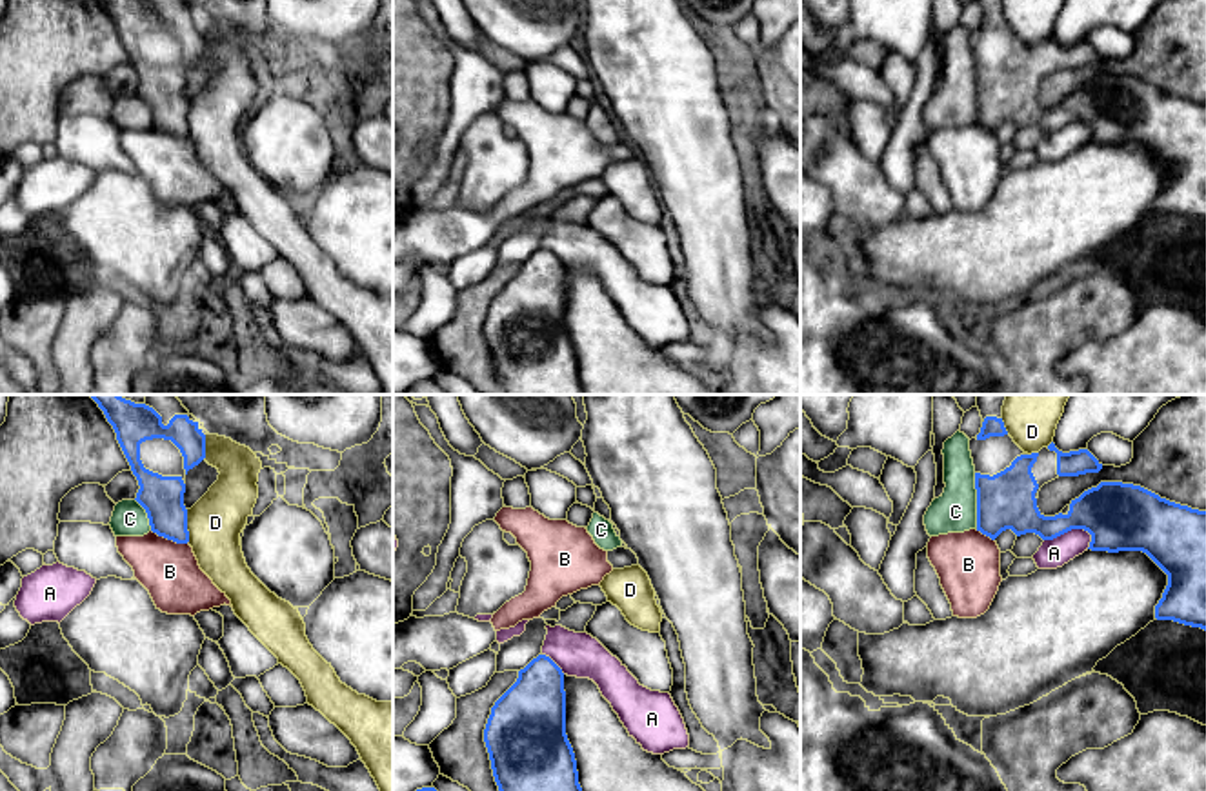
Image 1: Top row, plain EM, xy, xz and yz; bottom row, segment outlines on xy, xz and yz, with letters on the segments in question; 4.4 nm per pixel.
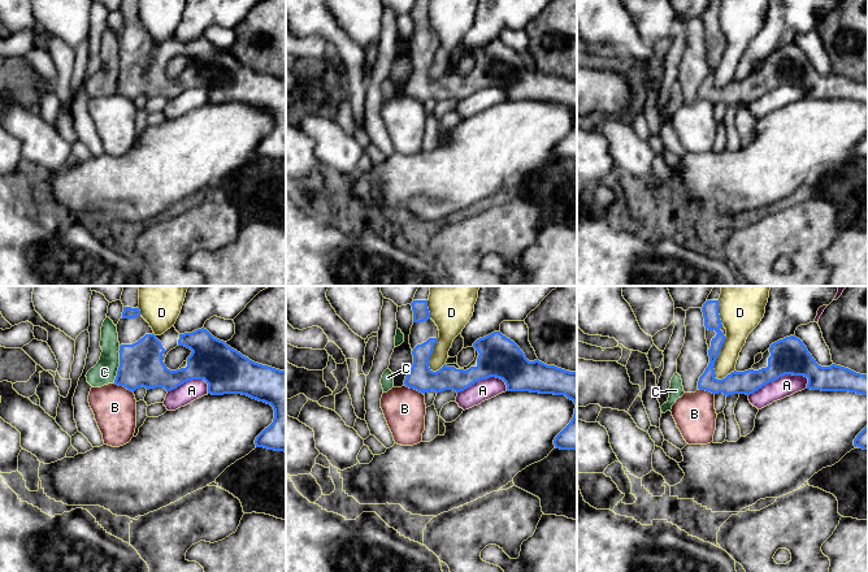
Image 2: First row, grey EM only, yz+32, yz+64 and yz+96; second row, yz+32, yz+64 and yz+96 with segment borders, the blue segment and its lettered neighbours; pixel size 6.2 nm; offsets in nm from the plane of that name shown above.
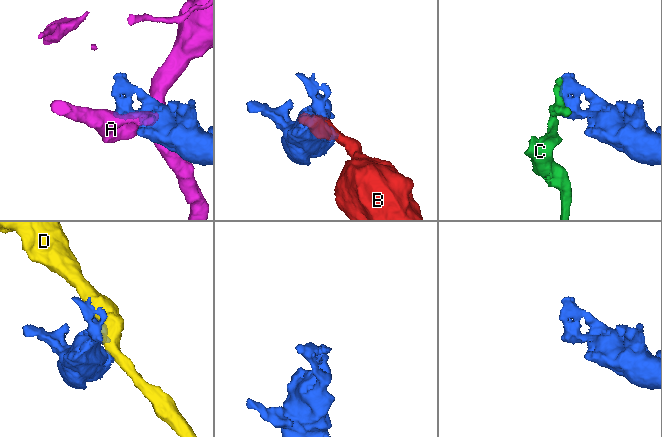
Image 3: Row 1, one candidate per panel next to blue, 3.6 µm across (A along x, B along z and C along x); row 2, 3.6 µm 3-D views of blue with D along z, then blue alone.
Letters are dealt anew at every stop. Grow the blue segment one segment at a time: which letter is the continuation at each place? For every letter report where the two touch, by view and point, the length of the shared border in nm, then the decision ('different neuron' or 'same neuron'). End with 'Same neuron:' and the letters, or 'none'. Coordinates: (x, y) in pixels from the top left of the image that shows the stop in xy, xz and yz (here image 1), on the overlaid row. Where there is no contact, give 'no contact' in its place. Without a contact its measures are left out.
A: meets blue in yz at (1068, 530); contact 220 nm long; different neuron
B: meets blue in xy at (170, 539); contact 180 nm long; different neuron
C: meets blue in yz at (977, 500); contact 240 nm long; different neuron
D: meets blue in xy at (186, 526); contact 140 nm long; different neuron
Same neuron: none

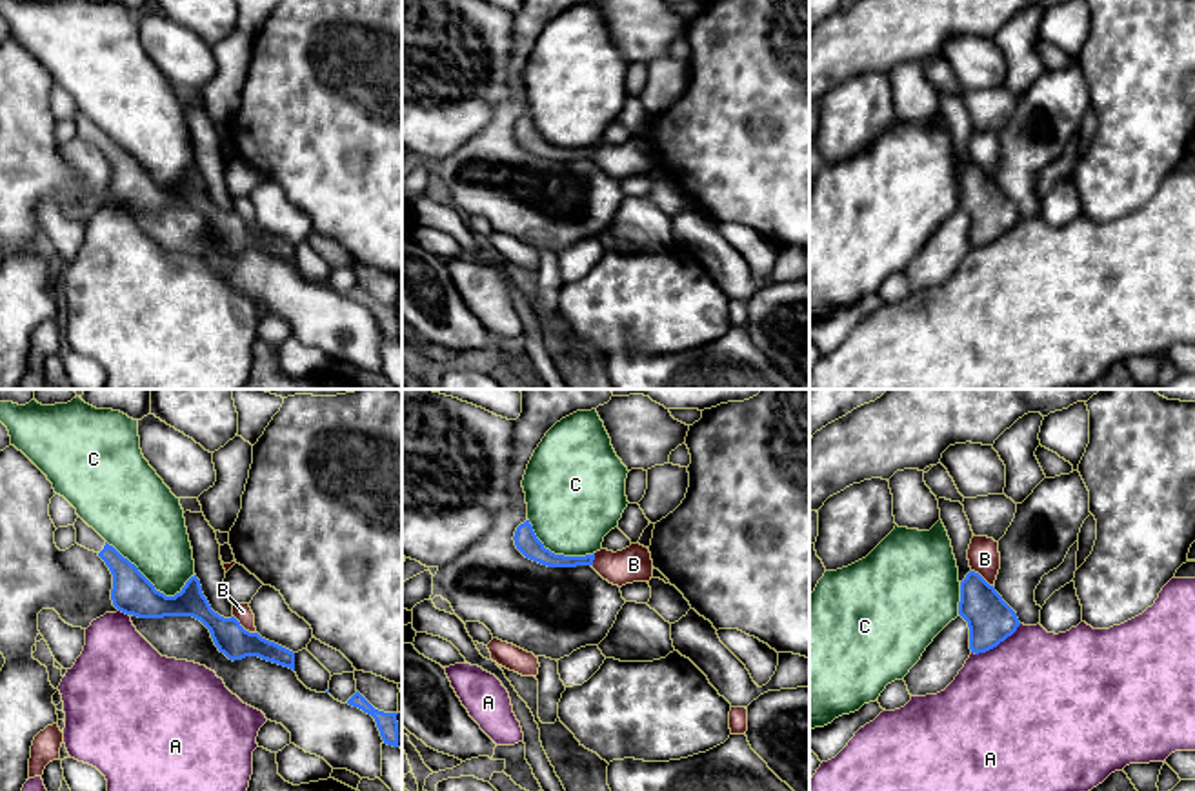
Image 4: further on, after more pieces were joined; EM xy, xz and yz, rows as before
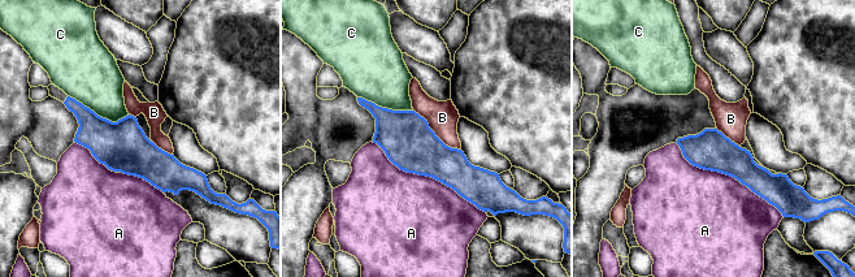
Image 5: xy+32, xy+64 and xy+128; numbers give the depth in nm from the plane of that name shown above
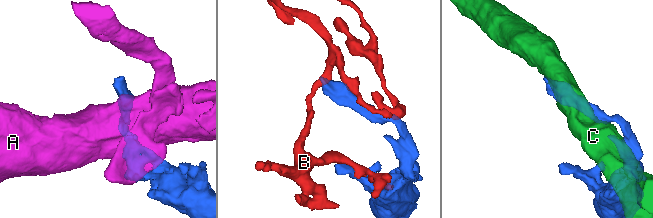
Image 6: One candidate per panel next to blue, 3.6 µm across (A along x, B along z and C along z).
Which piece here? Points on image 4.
A: meets blue in yz at (995, 646); contact 260 nm long; different neuron
B: meets blue in xy at (242, 628); contact 130 nm long; different neuron
C: meets blue in xy at (151, 584); contact 420 nm long; different neuron
Same neuron: none

